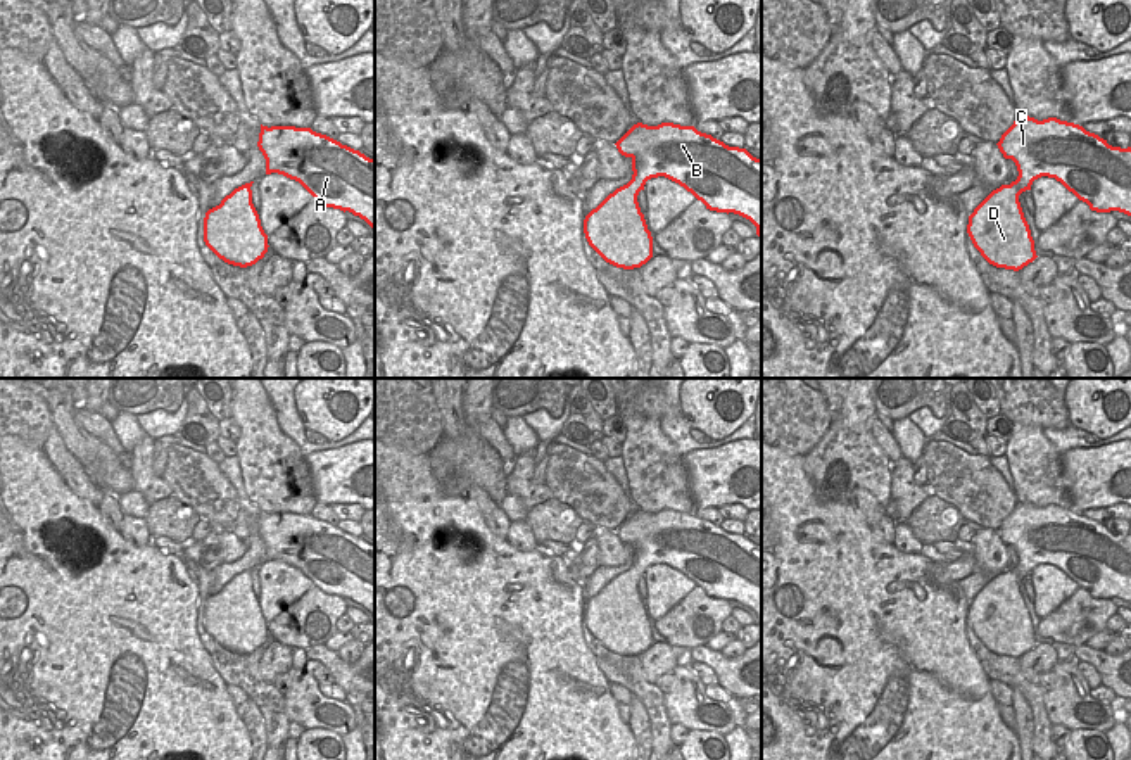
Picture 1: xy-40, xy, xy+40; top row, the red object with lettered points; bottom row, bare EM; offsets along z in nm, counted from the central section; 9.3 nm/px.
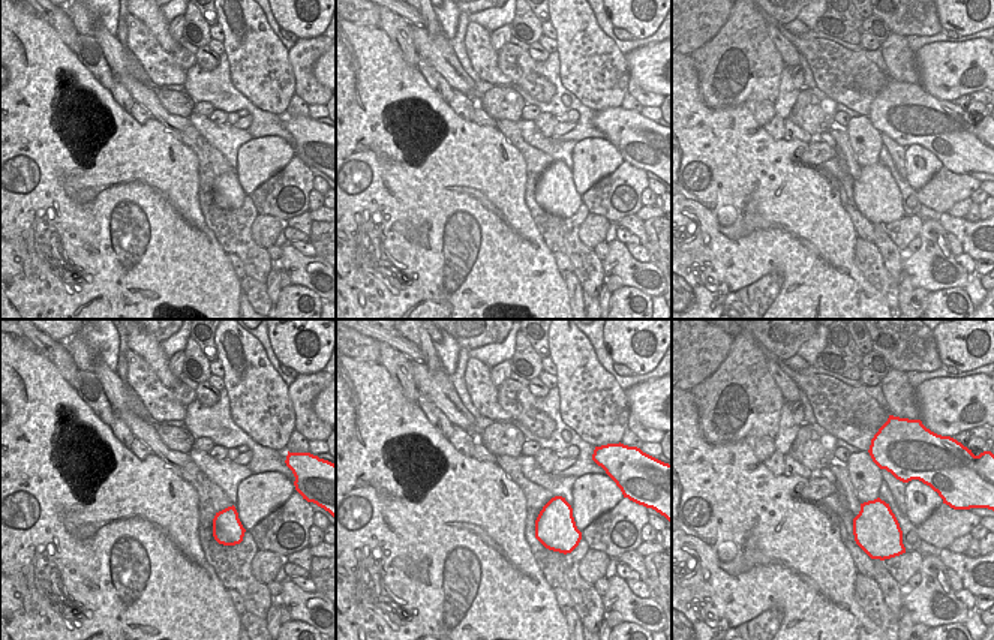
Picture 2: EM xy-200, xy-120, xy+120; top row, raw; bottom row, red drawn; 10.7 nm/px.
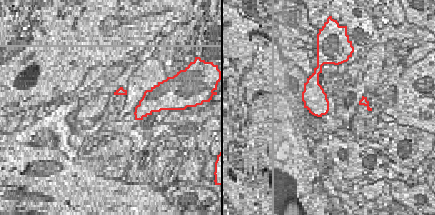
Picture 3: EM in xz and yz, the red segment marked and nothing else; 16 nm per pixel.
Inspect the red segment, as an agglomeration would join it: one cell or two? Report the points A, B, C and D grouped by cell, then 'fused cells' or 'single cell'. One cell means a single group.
A B C D | single cell

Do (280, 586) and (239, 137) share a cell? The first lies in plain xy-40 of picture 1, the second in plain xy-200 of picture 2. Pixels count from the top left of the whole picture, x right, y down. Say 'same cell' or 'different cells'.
different cells

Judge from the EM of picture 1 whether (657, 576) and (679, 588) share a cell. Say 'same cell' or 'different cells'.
same cell

